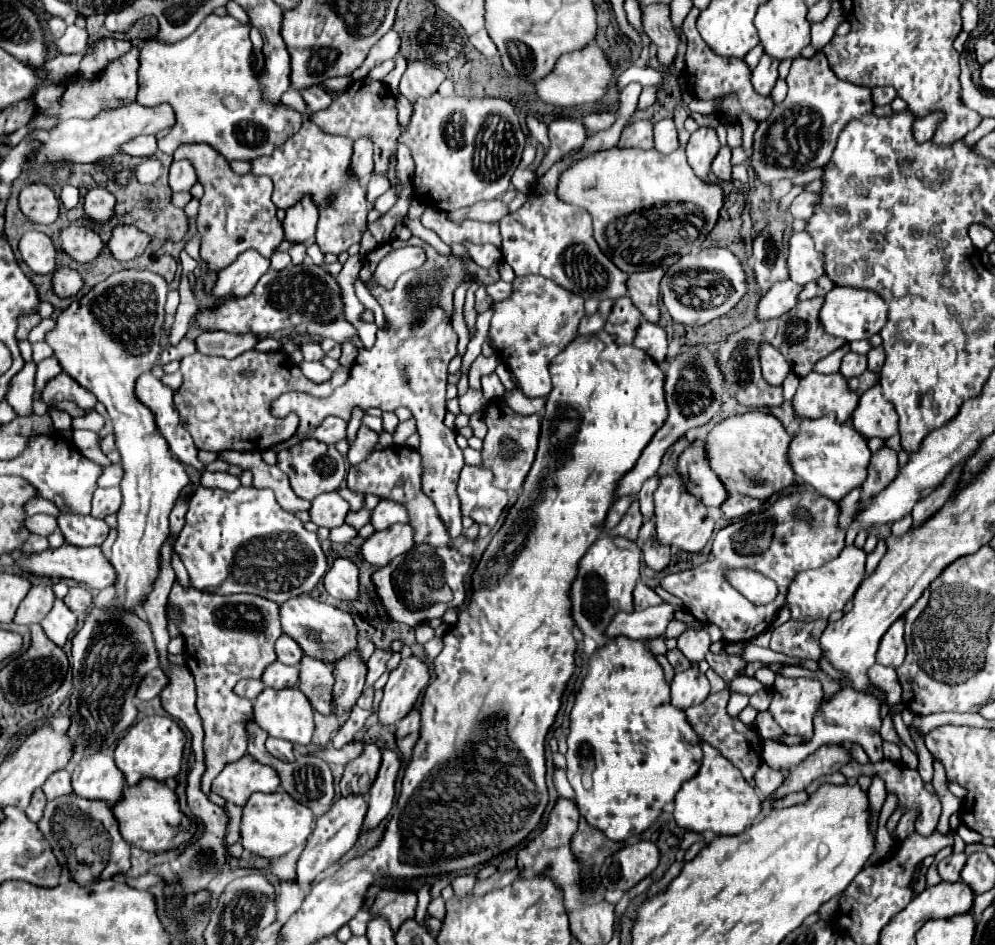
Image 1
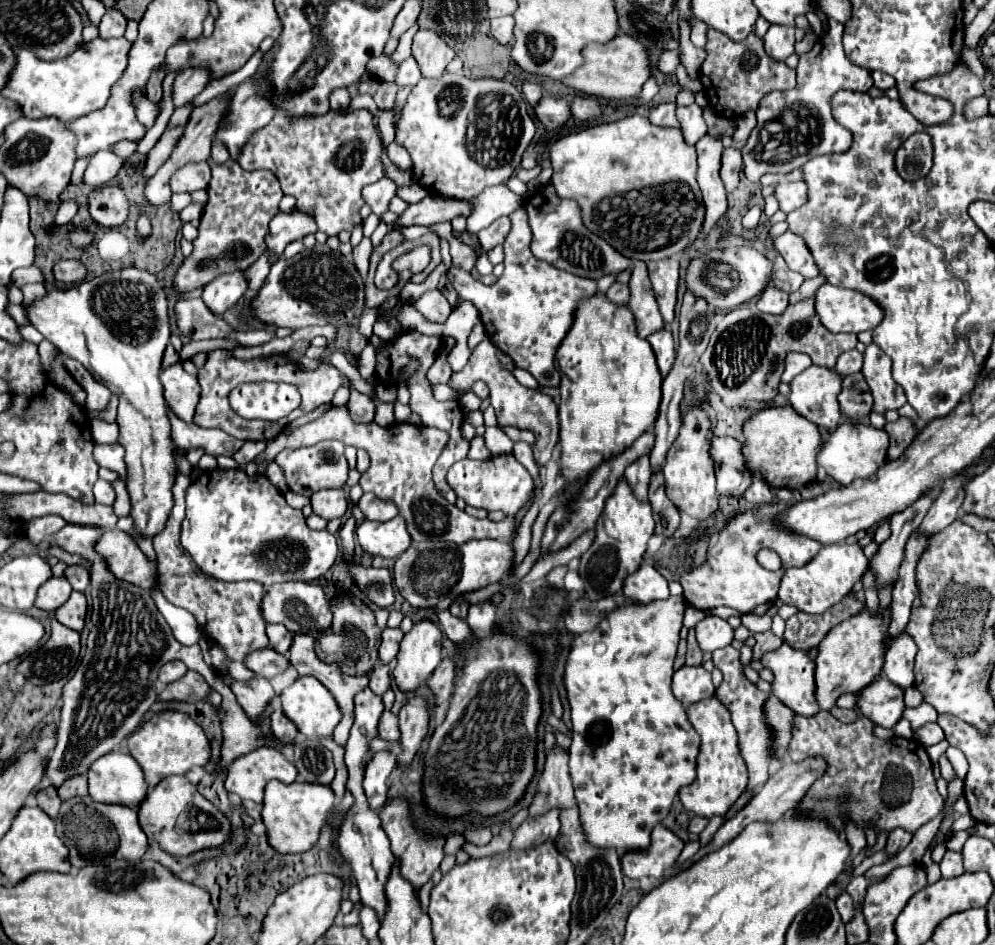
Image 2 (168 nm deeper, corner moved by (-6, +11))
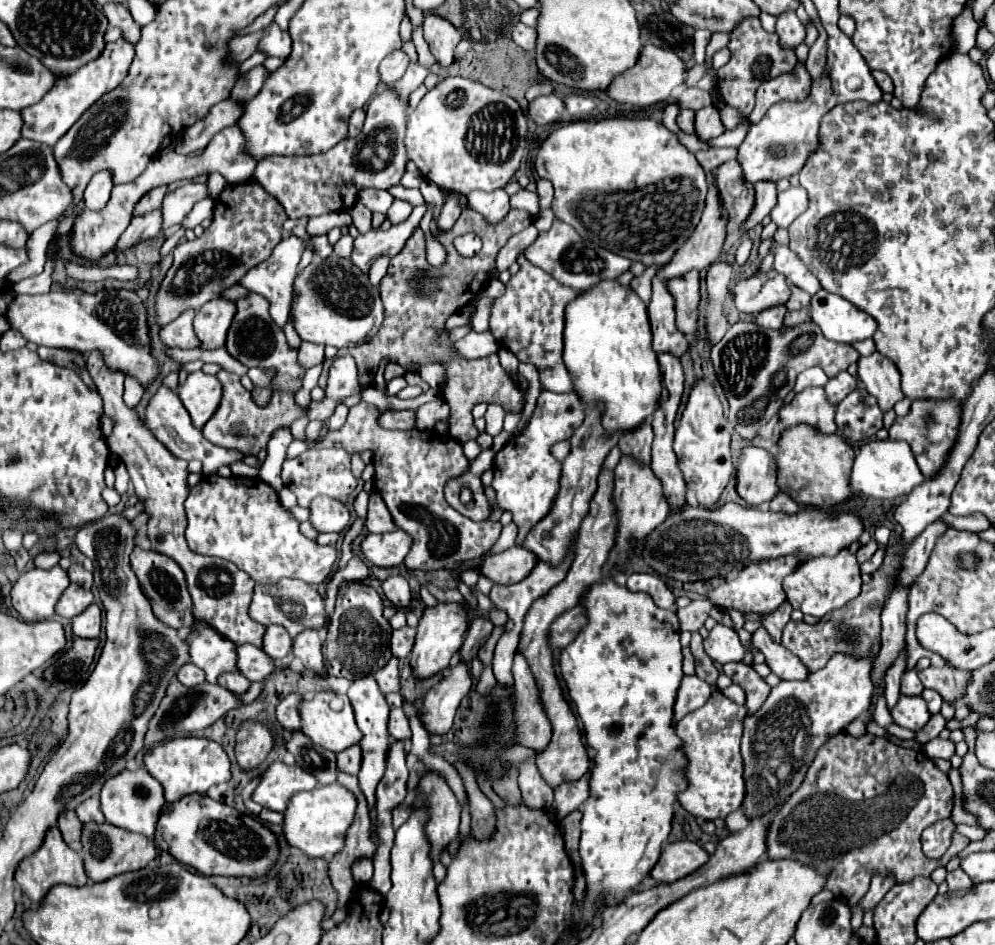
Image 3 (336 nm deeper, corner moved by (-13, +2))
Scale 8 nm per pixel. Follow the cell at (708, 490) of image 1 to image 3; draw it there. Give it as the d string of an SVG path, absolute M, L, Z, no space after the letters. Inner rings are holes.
M746 447L738 459L738 493L750 505L772 501L778 493L778 467L774 455L766 449Z

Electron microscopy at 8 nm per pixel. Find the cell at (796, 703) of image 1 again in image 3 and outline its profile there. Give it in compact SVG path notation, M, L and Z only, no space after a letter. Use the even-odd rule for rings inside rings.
M764 627L756 629L756 633L752 635L752 645L766 657L766 665L780 679L806 679L808 671L806 671L806 667L802 667L802 661L796 655L792 655L786 647L776 643Z

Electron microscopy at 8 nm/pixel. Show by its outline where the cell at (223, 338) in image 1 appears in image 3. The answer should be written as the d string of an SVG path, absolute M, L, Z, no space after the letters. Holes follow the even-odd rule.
M184 311L178 319L174 319L172 323L160 329L160 341L166 347L180 347L180 349L198 347L192 319L194 319L194 311Z

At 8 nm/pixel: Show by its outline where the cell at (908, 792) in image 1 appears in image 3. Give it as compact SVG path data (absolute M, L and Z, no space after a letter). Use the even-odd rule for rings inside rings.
M842 733L818 751L802 787L770 821L766 833L766 855L768 859L798 859L800 863L818 869L826 875L824 887L834 893L834 899L852 907L868 893L874 875L894 877L896 883L906 883L918 875L930 877L934 869L944 867L954 855L968 847L968 837L952 837L952 845L940 861L928 859L920 847L920 833L938 819L950 817L952 797L954 793L946 773L942 773L922 751L900 747L890 739L870 733L860 739Z

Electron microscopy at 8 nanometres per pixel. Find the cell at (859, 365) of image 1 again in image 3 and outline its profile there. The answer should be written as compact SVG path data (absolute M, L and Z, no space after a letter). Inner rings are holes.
M844 371L842 375L836 375L834 379L830 379L824 387L826 397L830 399L832 405L840 403L846 395L850 395L856 389L856 377L852 377L848 371Z

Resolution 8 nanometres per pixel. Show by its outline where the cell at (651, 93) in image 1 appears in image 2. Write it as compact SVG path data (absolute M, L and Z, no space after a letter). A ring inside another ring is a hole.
M667 50L659 56L659 62L655 64L655 68L661 72L661 74L673 74L675 72L675 66L679 64L679 56L675 50Z

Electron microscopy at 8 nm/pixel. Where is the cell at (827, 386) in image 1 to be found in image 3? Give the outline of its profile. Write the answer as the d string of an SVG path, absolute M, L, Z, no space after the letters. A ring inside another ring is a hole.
M810 387L796 393L796 397L778 411L778 419L784 429L806 423L820 433L836 433L834 411L836 407L828 403L824 389Z

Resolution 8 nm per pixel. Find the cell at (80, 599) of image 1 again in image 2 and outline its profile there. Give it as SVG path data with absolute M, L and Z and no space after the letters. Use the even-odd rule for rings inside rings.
M67 566L65 578L67 578L69 584L73 586L73 590L85 592L85 588L89 586L89 572L87 572L83 566Z

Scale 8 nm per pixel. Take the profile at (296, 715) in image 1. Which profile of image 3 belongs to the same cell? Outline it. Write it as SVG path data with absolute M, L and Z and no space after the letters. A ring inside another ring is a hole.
M334 691L316 693L312 699L304 699L300 715L302 715L302 731L306 731L306 735L314 743L322 745L324 749L328 749L332 753L340 753L352 745L358 745L362 739L362 731L356 725L354 711L352 711L350 699L346 695L338 695Z

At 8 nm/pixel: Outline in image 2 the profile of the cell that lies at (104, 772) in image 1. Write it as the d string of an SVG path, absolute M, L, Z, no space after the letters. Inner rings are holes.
M109 752L95 760L89 770L89 796L97 802L137 808L147 794L143 772L131 754Z

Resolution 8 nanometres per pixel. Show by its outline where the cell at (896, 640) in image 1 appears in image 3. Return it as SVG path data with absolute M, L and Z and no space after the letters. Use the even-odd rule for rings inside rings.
M906 671L902 675L902 695L920 695L922 691L924 691L924 685L918 679L916 671Z

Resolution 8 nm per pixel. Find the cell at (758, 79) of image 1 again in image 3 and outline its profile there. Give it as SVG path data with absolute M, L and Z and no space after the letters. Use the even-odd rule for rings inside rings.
M786 11L778 17L776 33L780 35L784 47L798 47L806 37L806 29L802 21L796 17L796 11Z

